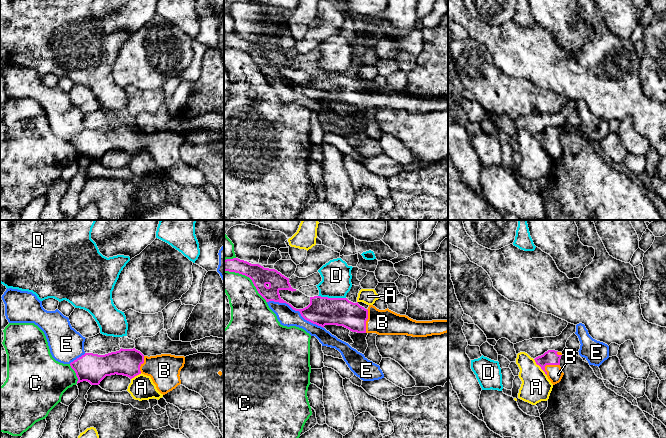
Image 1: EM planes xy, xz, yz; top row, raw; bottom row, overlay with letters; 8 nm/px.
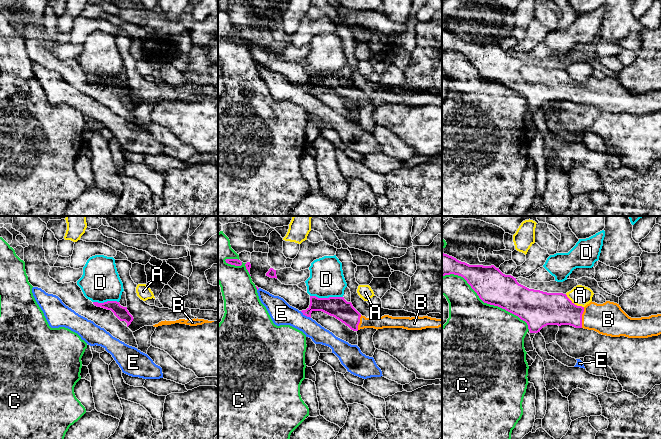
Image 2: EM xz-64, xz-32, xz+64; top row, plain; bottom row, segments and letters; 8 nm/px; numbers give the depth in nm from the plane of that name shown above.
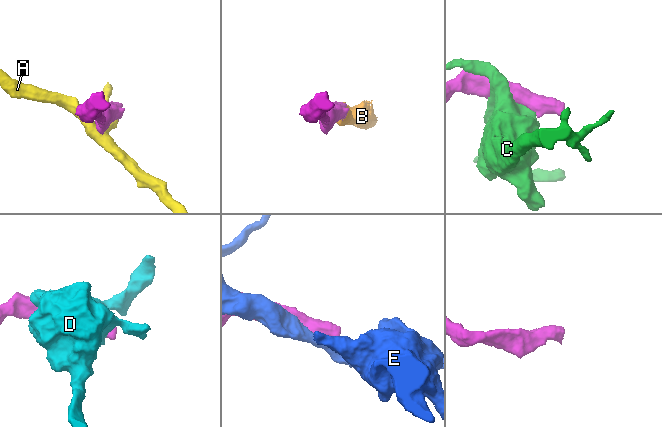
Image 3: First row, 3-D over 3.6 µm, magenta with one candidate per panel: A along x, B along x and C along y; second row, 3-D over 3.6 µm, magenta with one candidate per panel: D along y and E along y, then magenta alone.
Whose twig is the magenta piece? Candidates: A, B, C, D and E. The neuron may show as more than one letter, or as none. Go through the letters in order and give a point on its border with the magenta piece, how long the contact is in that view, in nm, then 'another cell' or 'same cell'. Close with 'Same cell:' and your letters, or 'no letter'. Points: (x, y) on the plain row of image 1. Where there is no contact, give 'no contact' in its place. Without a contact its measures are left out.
A: meets magenta in yz at (540, 142); contact 170 nm long; another cell
B: meets magenta in xz at (366, 96); contact 190 nm long; same cell
C: meets magenta in xz at (249, 53); contact 440 nm long; another cell
D: meets magenta in xz at (332, 74); contact 220 nm long; another cell
E: meets magenta in xz at (296, 86); contact 500 nm long; another cell
Same cell: B

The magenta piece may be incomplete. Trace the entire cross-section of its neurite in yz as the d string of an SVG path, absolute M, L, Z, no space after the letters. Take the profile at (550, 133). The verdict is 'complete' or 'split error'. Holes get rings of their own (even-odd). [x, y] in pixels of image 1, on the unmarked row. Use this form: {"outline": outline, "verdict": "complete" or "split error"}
{"outline": "M548 126L543 131L534 135L536 140L541 143L553 161L559 159L564 151L560 143L561 132L561 128Z", "verdict": "split error"}

